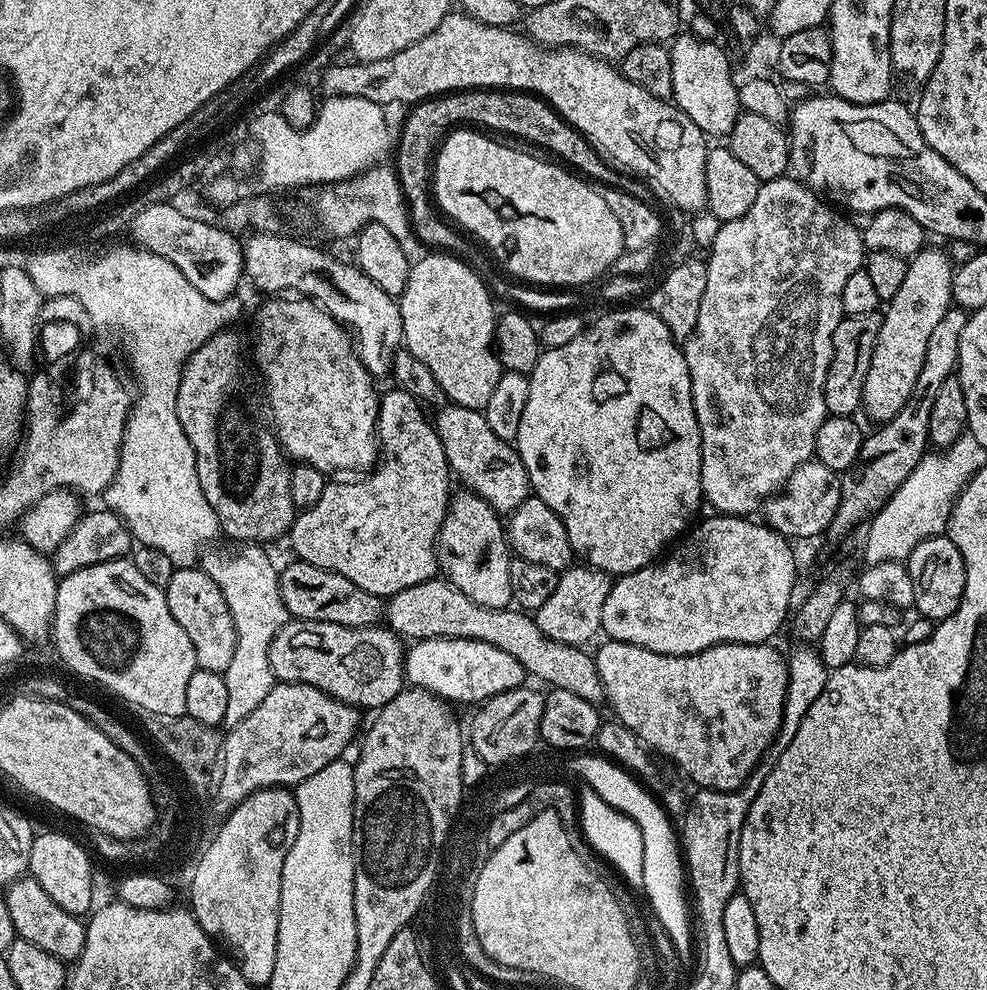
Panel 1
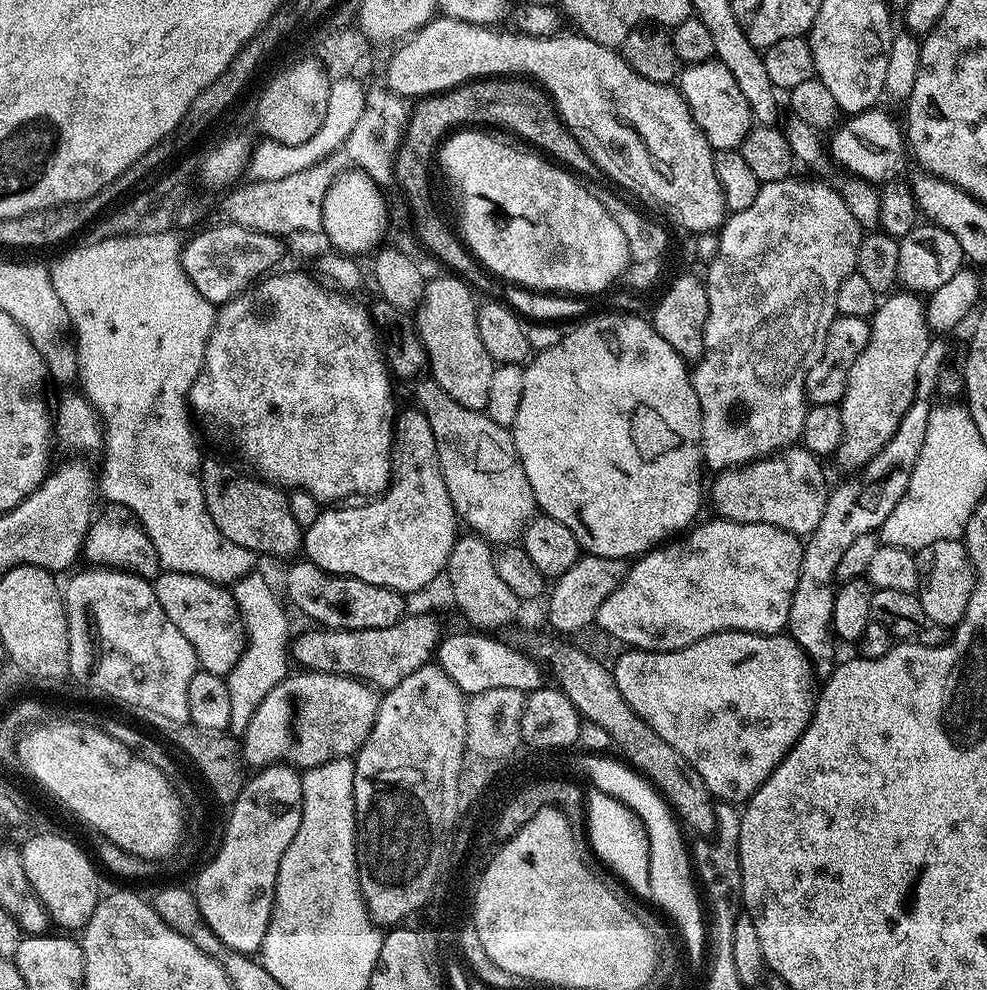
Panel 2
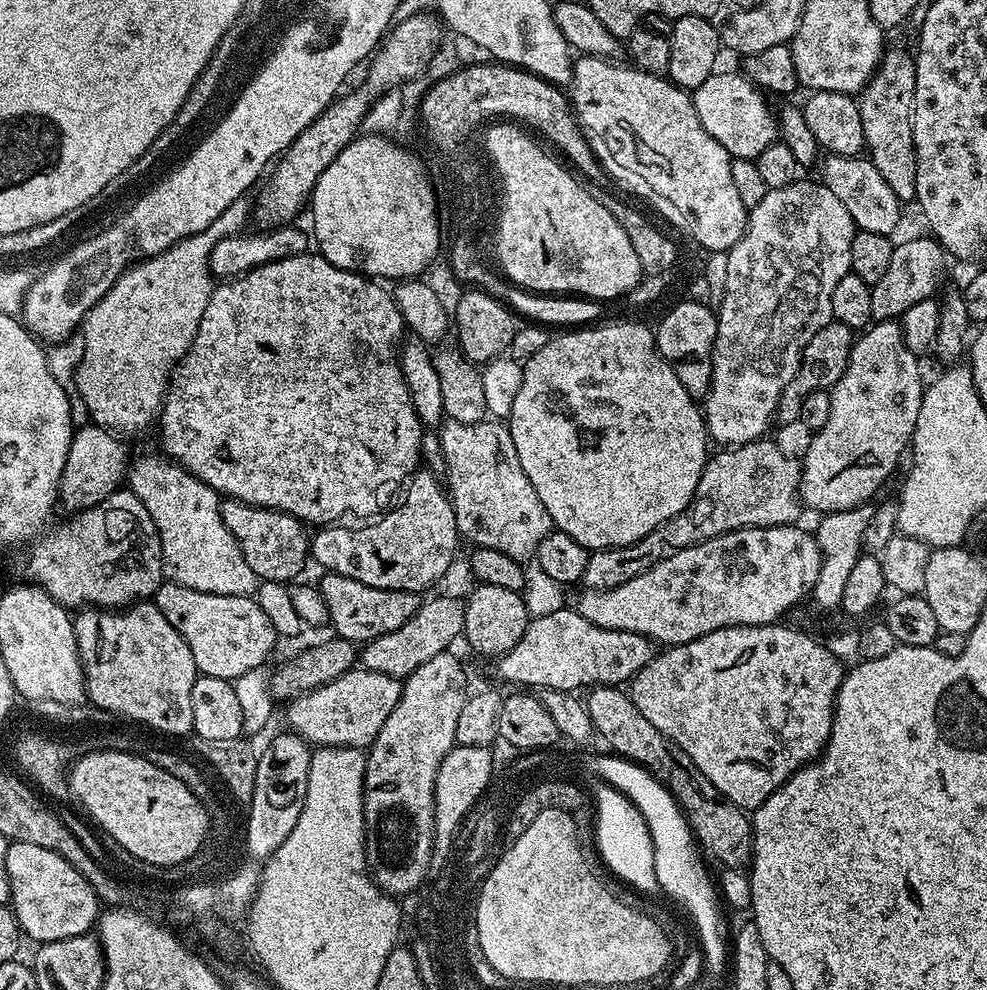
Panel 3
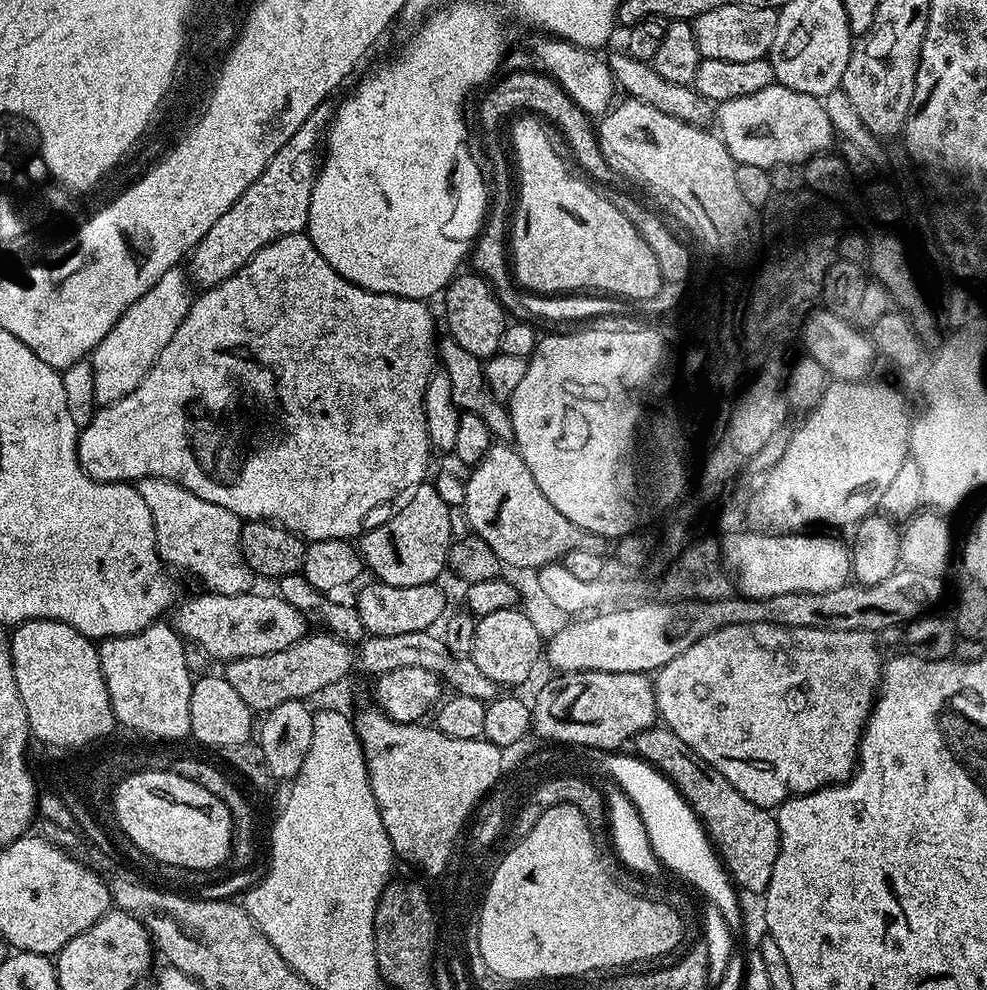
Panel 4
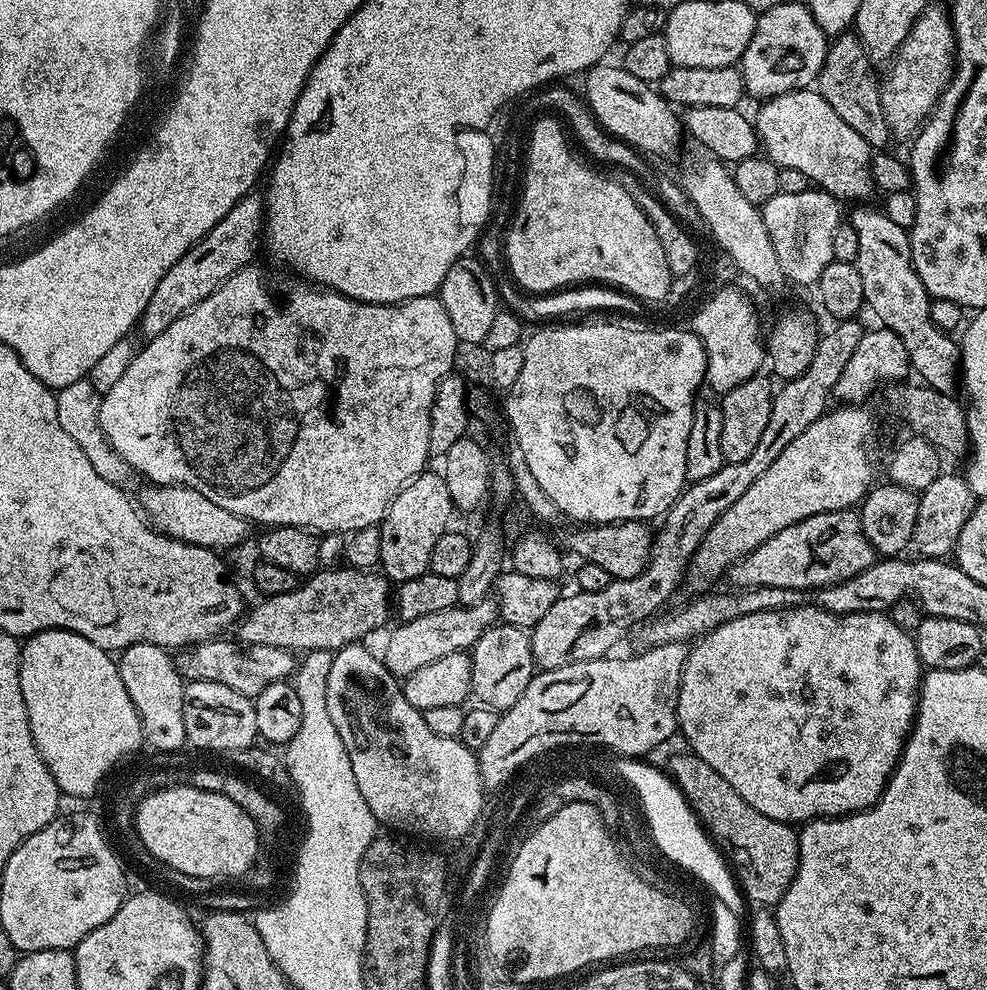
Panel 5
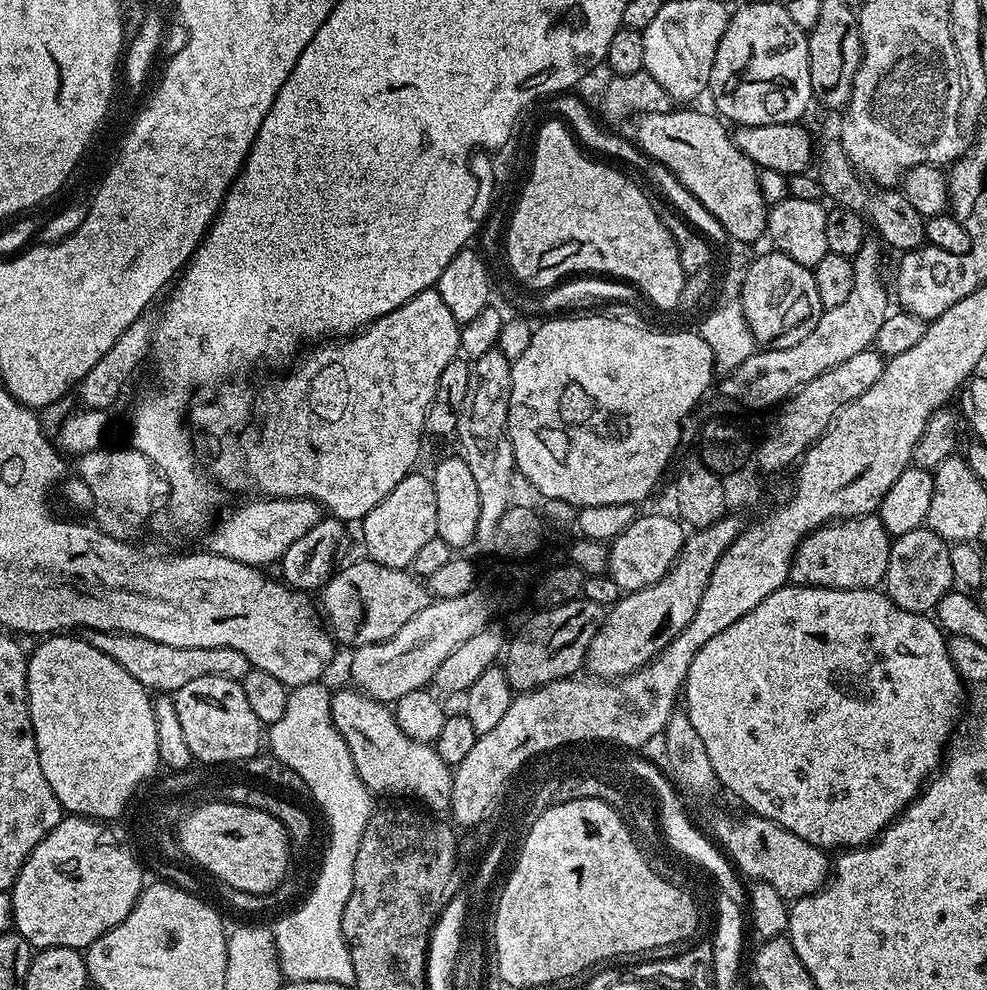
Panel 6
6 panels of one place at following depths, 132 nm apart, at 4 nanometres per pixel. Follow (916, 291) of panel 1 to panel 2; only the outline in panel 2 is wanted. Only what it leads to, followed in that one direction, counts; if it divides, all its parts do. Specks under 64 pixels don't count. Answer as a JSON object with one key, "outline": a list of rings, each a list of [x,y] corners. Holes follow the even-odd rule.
{"outline":[[[900,290],[881,299],[870,323],[870,343],[850,368],[846,394],[838,405],[844,427],[844,442],[838,456],[856,464],[852,466],[867,464],[890,438],[894,438],[906,410],[912,405],[916,393],[916,368],[926,355],[930,339],[925,301],[911,290]]]}

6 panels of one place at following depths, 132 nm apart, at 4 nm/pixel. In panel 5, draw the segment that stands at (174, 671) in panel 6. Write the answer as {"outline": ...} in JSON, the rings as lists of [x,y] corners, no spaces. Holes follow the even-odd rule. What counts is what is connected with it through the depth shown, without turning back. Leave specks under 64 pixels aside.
{"outline":[[[213,638],[204,640],[191,650],[180,650],[175,653],[174,663],[185,681],[222,682],[222,686],[230,686],[230,690],[238,690],[238,694],[255,698],[279,680],[288,680],[298,667],[298,660],[289,649],[278,646],[249,646],[235,639]]]}

